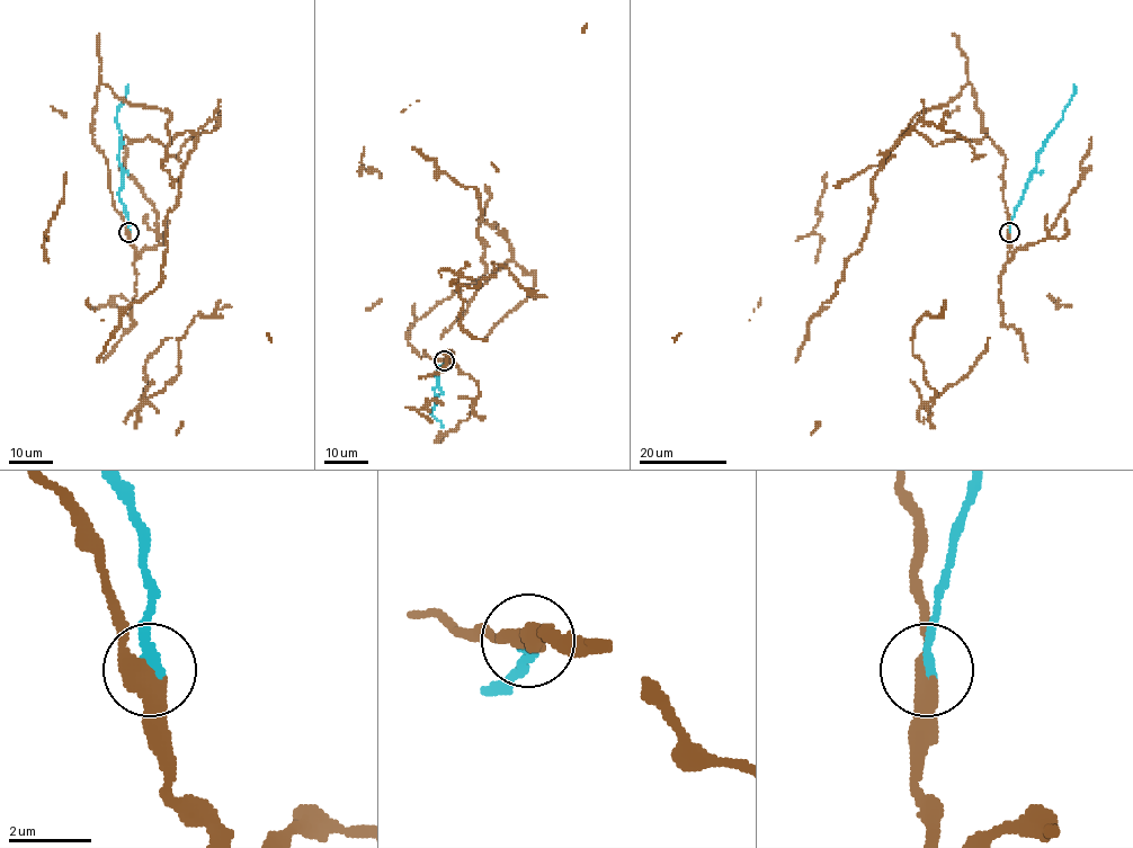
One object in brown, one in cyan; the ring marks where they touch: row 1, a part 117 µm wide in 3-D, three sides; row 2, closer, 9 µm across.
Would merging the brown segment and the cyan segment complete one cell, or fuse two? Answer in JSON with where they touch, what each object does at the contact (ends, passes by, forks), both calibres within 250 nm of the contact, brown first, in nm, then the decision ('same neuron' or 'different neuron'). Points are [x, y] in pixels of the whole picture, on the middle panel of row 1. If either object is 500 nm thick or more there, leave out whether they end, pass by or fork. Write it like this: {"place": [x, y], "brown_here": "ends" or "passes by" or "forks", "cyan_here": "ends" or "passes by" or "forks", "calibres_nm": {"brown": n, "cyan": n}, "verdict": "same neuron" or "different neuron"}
{"place": [444, 360], "brown_here": "passes by", "cyan_here": "ends", "calibres_nm": {"brown": 360, "cyan": 260}, "verdict": "different neuron"}

